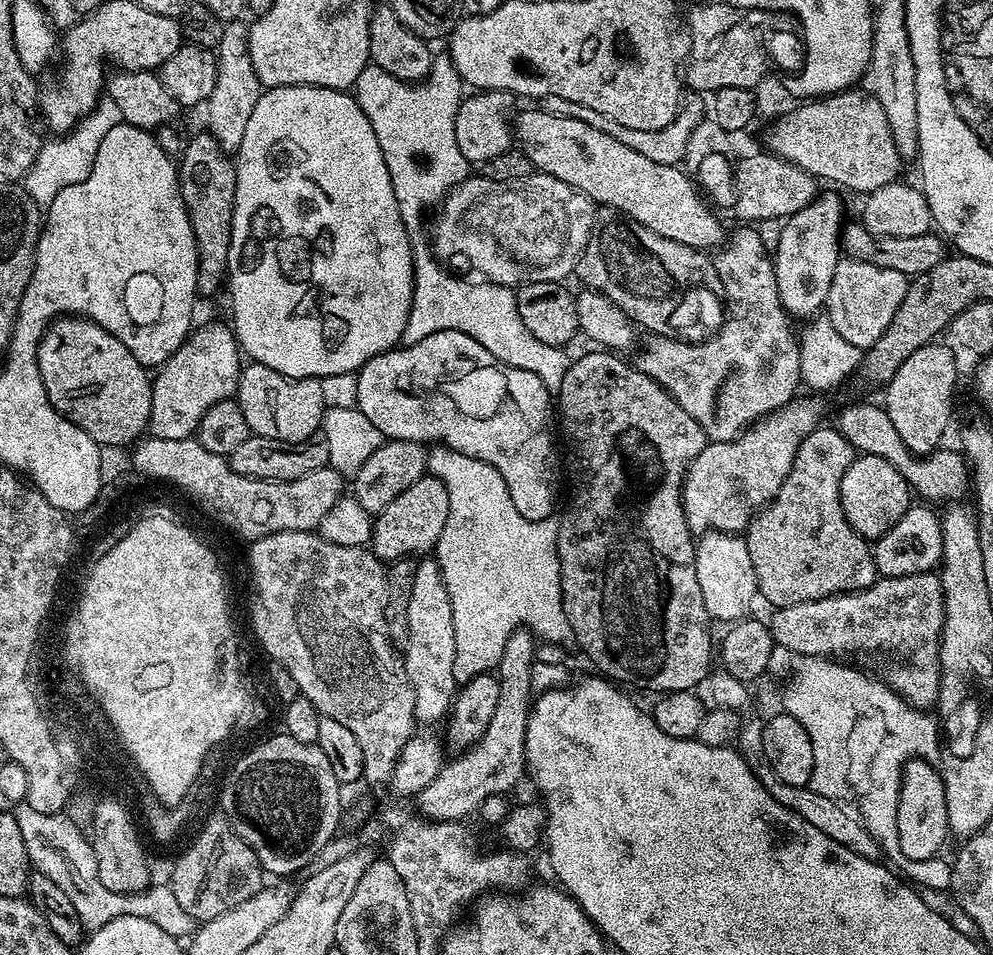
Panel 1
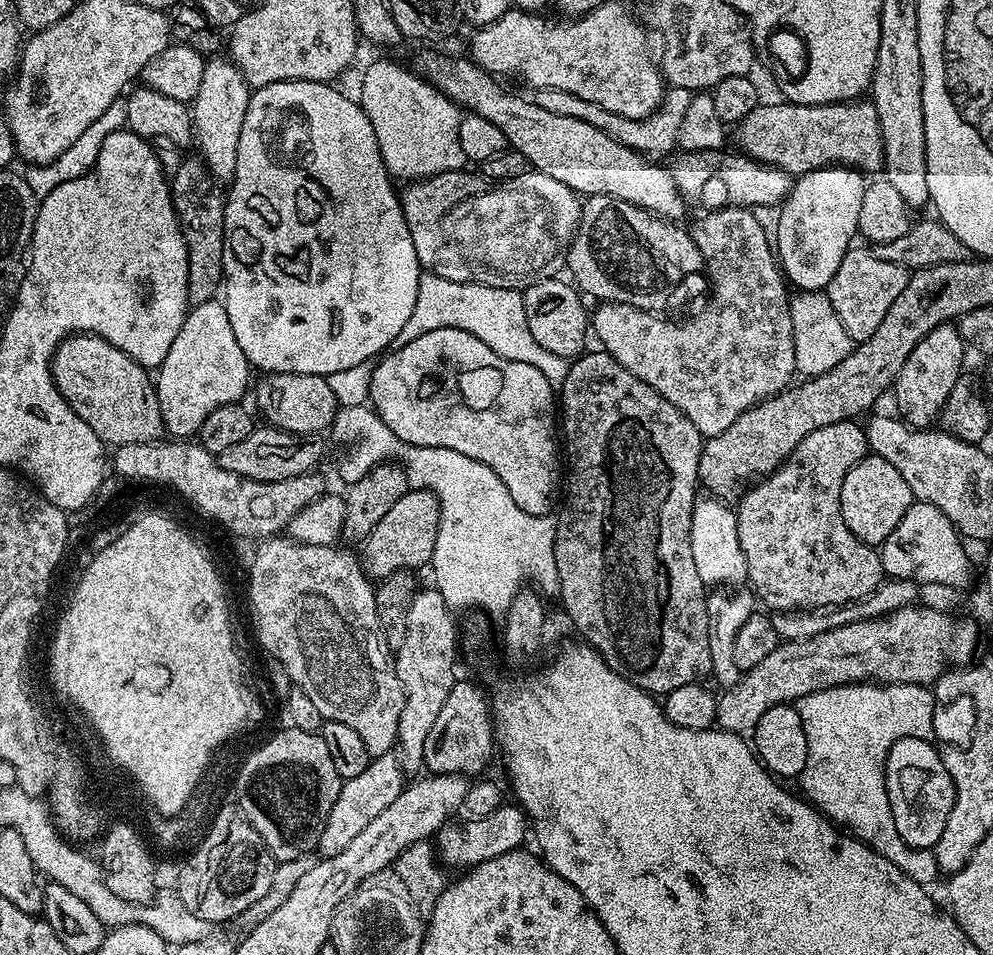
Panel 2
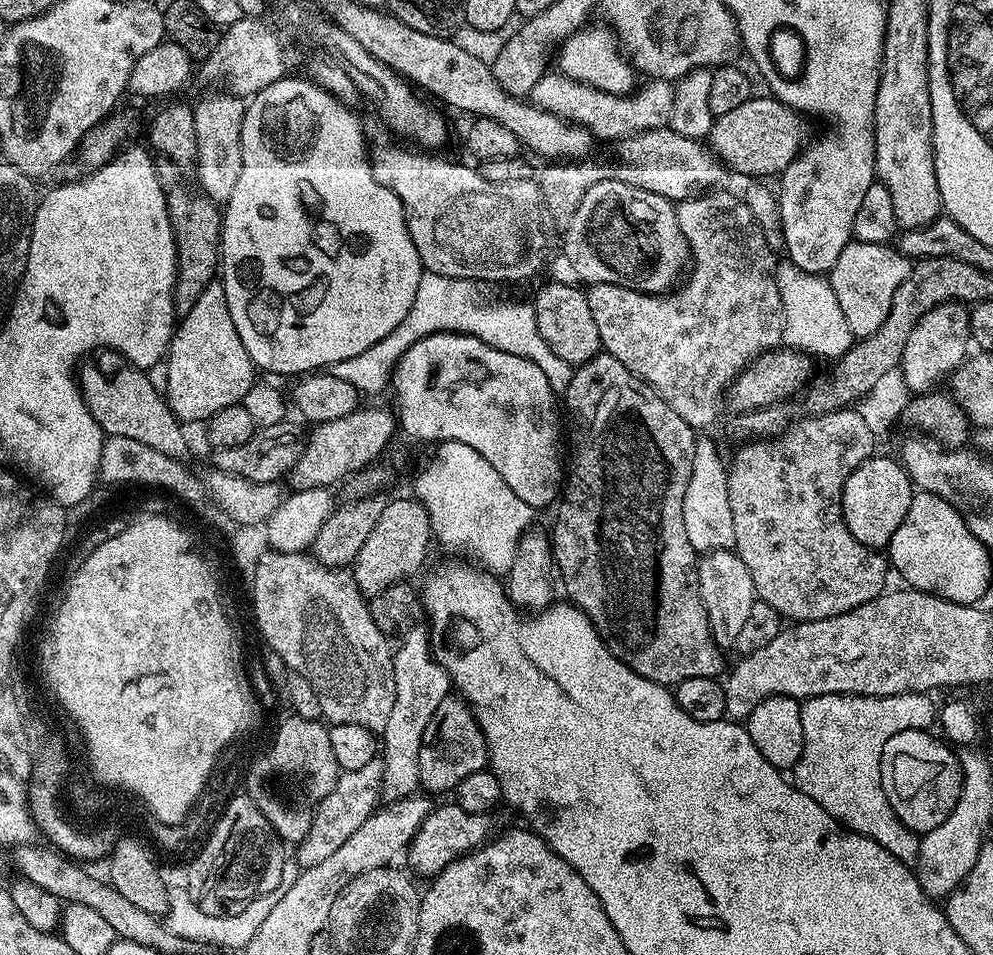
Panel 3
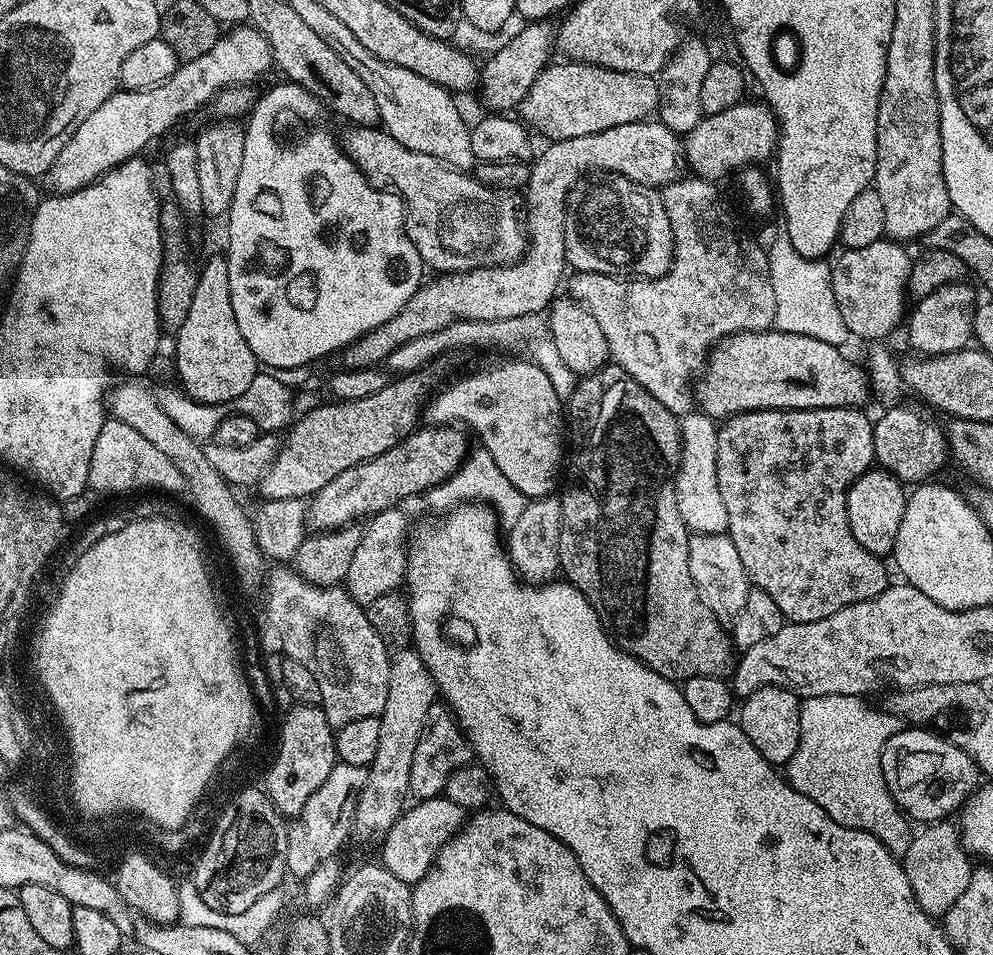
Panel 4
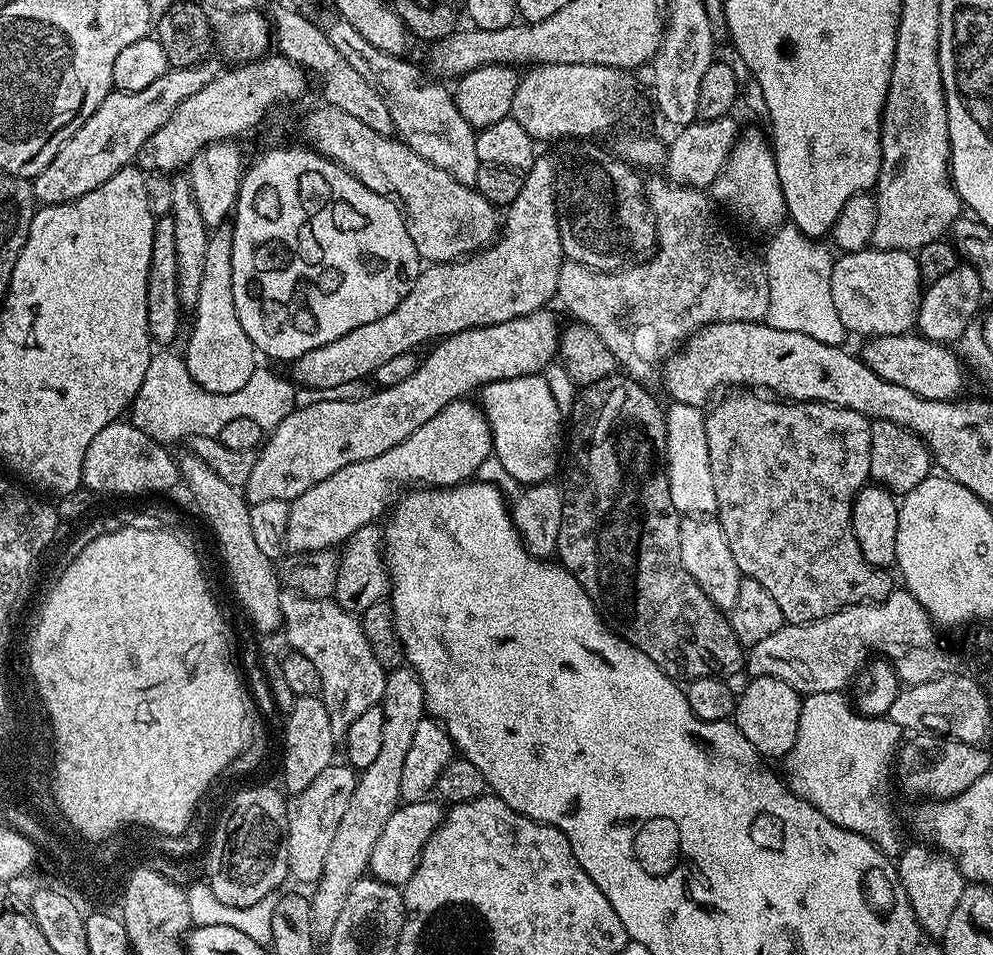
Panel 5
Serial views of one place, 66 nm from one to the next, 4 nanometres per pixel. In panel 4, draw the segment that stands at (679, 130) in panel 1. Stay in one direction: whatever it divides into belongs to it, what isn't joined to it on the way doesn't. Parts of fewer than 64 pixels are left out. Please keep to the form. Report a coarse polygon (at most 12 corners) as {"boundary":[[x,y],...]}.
{"boundary":[[549,63],[518,109],[549,141],[649,119],[655,76]]}

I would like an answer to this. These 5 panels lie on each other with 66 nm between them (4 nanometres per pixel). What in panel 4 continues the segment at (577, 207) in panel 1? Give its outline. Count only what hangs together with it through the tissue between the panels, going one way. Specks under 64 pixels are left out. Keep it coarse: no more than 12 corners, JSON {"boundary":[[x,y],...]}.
{"boundary":[[383,127],[342,147],[433,273],[513,264],[522,208]]}

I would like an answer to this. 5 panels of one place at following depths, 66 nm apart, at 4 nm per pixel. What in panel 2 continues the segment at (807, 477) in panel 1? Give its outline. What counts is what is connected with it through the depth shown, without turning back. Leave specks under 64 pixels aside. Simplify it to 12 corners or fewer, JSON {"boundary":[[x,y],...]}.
{"boundary":[[856,420],[806,434],[735,505],[773,613],[865,600],[879,551],[842,518]]}

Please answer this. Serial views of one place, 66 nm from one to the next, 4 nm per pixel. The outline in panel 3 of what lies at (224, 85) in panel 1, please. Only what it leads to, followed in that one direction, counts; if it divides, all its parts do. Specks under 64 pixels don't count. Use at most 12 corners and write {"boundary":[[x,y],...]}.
{"boundary":[[239,96],[195,101],[200,191],[227,204],[242,175]]}

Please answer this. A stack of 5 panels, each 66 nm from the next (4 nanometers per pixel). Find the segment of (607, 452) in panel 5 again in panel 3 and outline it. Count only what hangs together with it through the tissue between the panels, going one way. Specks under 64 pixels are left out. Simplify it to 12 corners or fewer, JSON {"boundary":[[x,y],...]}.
{"boundary":[[606,351],[562,393],[565,597],[642,678],[719,677],[698,439]]}

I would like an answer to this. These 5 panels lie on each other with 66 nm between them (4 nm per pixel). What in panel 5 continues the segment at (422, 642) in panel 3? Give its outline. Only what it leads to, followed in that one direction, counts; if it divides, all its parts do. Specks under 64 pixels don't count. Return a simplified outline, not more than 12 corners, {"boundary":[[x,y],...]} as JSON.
{"boundary":[[407,666],[386,675],[382,746],[358,776],[311,889],[327,938],[402,801],[402,766],[425,719]]}

